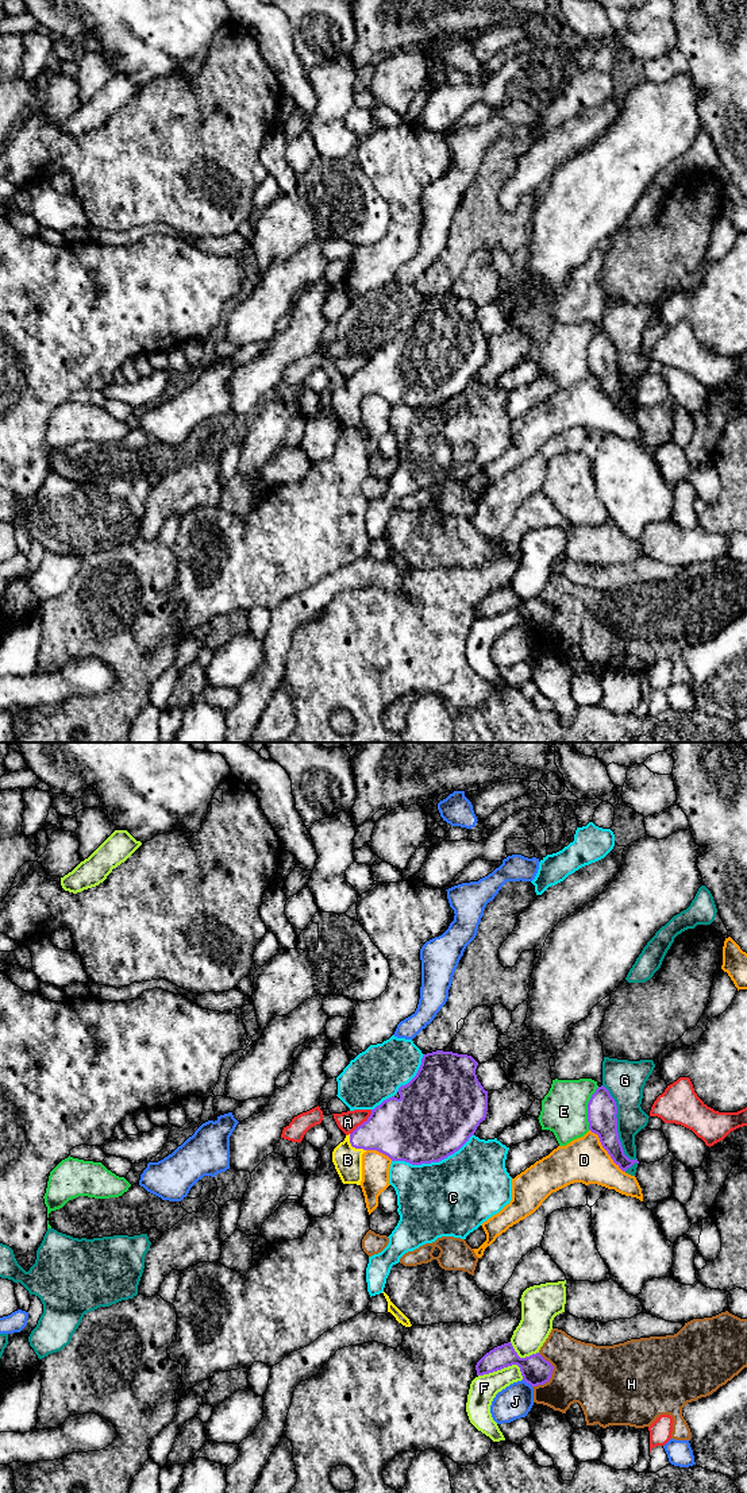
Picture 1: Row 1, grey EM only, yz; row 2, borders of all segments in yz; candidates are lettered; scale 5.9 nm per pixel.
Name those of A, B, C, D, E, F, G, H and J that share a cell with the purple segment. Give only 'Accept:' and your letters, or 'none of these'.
Accept: B

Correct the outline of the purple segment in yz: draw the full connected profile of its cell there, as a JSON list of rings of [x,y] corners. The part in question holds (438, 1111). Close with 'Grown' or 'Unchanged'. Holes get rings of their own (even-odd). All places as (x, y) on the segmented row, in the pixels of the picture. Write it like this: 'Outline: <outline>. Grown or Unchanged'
Outline: [[[424,1054],[416,1076],[334,1149],[342,1183],[361,1185],[366,1150],[412,1165],[439,1162],[458,1151],[486,1118],[488,1091],[477,1079],[477,1065],[467,1054]]]. Grown

